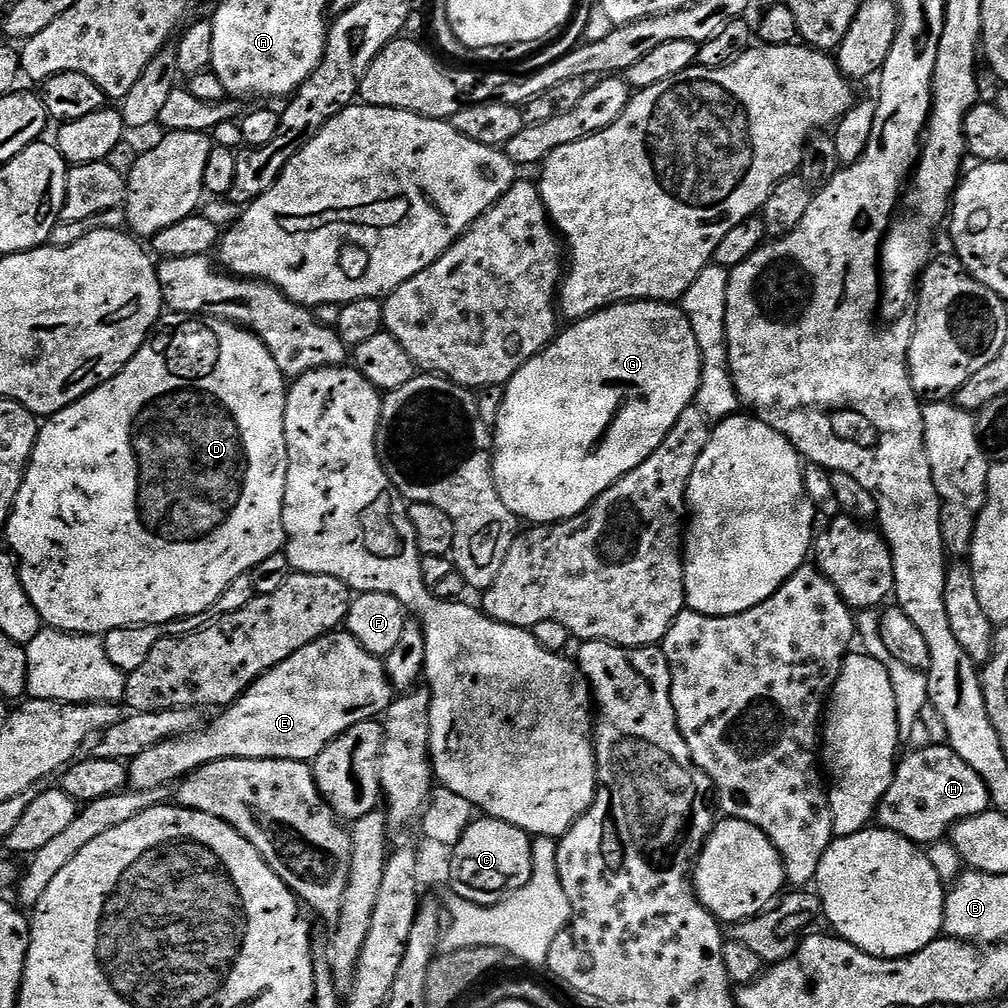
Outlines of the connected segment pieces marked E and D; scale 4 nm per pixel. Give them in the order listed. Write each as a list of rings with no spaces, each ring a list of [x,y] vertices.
[[[347,630],[330,632],[252,681],[233,704],[213,715],[208,728],[200,726],[142,750],[127,765],[127,783],[135,790],[165,788],[204,764],[230,758],[311,762],[350,726],[379,717],[393,699],[383,659],[370,654]]]
[[[231,322],[188,323],[192,324],[176,324],[173,328],[164,329],[161,327],[155,334],[149,335],[143,346],[128,359],[128,363],[124,365],[124,369],[119,374],[111,380],[104,381],[94,391],[86,393],[80,400],[75,400],[60,412],[47,417],[40,424],[40,433],[32,451],[32,458],[24,470],[24,480],[20,483],[12,512],[8,515],[6,535],[8,535],[9,544],[7,547],[18,565],[20,584],[41,621],[49,628],[56,628],[59,632],[77,632],[83,636],[100,636],[110,630],[133,628],[136,624],[168,624],[172,620],[181,620],[187,616],[204,616],[214,606],[214,602],[218,602],[218,598],[227,590],[230,582],[234,582],[234,578],[251,573],[252,569],[258,566],[258,562],[264,562],[266,558],[277,555],[284,547],[284,495],[286,494],[286,470],[288,469],[286,434],[284,433],[284,411],[288,401],[286,378],[278,370],[278,362],[274,362],[271,350],[247,328]]]

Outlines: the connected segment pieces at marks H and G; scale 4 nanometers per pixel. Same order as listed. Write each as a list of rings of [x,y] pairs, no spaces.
[[[929,743],[899,757],[886,794],[880,799],[875,819],[879,827],[897,832],[921,846],[943,841],[955,824],[989,811],[988,787],[944,744]]]
[[[634,300],[622,304],[613,304],[611,308],[603,308],[601,312],[596,312],[592,316],[587,316],[585,320],[578,320],[567,325],[568,329],[561,331],[556,339],[552,341],[548,347],[541,350],[534,358],[530,358],[526,362],[526,366],[522,366],[518,370],[518,374],[514,374],[514,378],[508,381],[504,389],[504,401],[501,404],[500,416],[497,418],[494,427],[494,451],[492,453],[492,473],[494,474],[494,482],[498,494],[502,498],[502,502],[513,512],[521,521],[529,520],[527,523],[532,526],[541,524],[559,524],[561,520],[569,520],[578,514],[582,514],[588,507],[603,494],[614,482],[618,482],[626,474],[630,474],[630,470],[634,470],[642,462],[646,462],[646,458],[650,458],[650,454],[654,454],[654,450],[658,450],[658,446],[662,446],[662,438],[666,438],[666,434],[670,434],[670,430],[674,426],[674,422],[678,422],[678,418],[682,414],[682,410],[686,410],[695,401],[696,391],[700,385],[700,375],[702,374],[702,358],[698,350],[698,338],[694,338],[694,330],[690,330],[690,318],[686,318],[683,307],[677,306],[672,302],[663,300]]]

